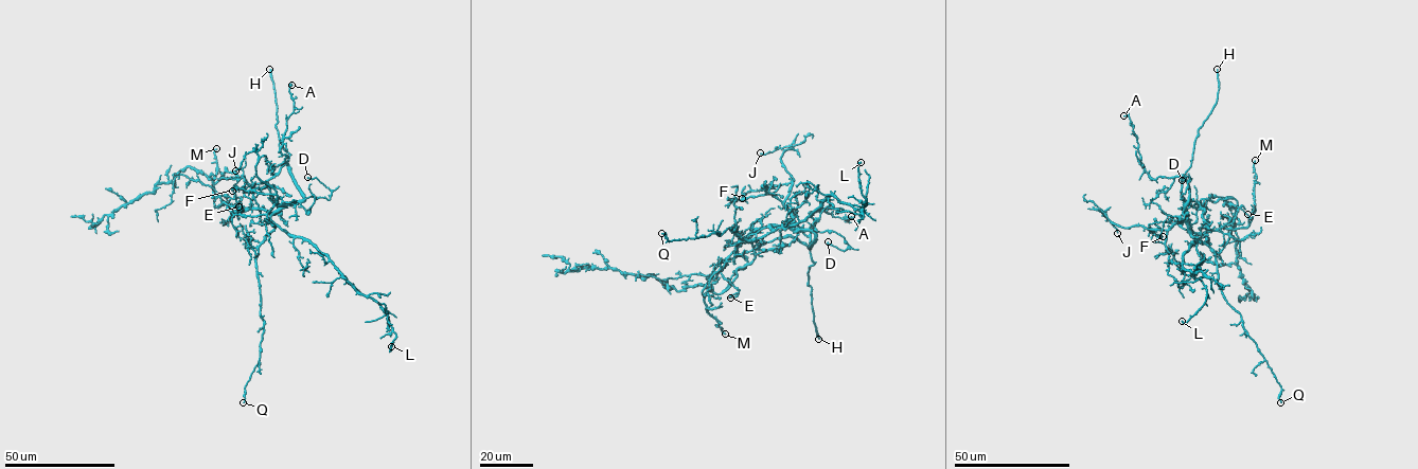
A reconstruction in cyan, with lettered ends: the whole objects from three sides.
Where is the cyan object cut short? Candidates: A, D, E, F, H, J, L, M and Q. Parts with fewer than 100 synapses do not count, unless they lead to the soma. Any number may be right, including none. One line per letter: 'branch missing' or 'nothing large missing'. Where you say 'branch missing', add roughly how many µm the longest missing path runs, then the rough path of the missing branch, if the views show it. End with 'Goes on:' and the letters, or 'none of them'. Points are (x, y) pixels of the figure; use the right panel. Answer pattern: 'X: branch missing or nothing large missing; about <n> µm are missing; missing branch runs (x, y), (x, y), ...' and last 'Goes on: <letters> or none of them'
A: nothing large missing
D: nothing large missing
E: nothing large missing
F: nothing large missing
H: branch missing; about 40 µm are missing
J: nothing large missing
L: nothing large missing
M: nothing large missing
Q: nothing large missing
Goes on: H

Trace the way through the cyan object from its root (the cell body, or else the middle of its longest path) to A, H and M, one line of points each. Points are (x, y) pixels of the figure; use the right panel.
A: (1185, 177), (1151, 177), (1140, 162), (1131, 122), (1128, 115), (1123, 115)
H: (1185, 177), (1193, 158), (1199, 128), (1216, 103), (1217, 69)
M: (1185, 177), (1189, 194), (1185, 210), (1189, 232), (1199, 234), (1221, 228), (1244, 228), (1255, 212), (1255, 160)

